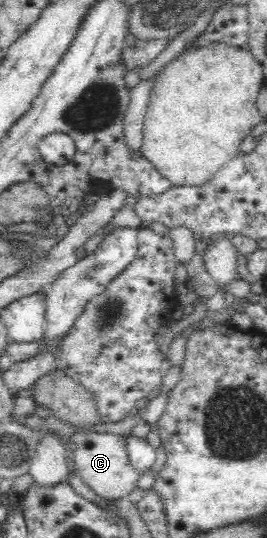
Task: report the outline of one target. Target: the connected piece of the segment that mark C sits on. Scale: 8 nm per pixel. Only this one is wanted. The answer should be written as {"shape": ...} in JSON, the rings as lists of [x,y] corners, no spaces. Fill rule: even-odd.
{"shape":[[[124,427],[116,433],[81,432],[72,439],[77,445],[73,454],[75,470],[80,478],[103,499],[119,499],[128,497],[136,488],[141,475],[132,467],[127,453],[128,430]]]}

